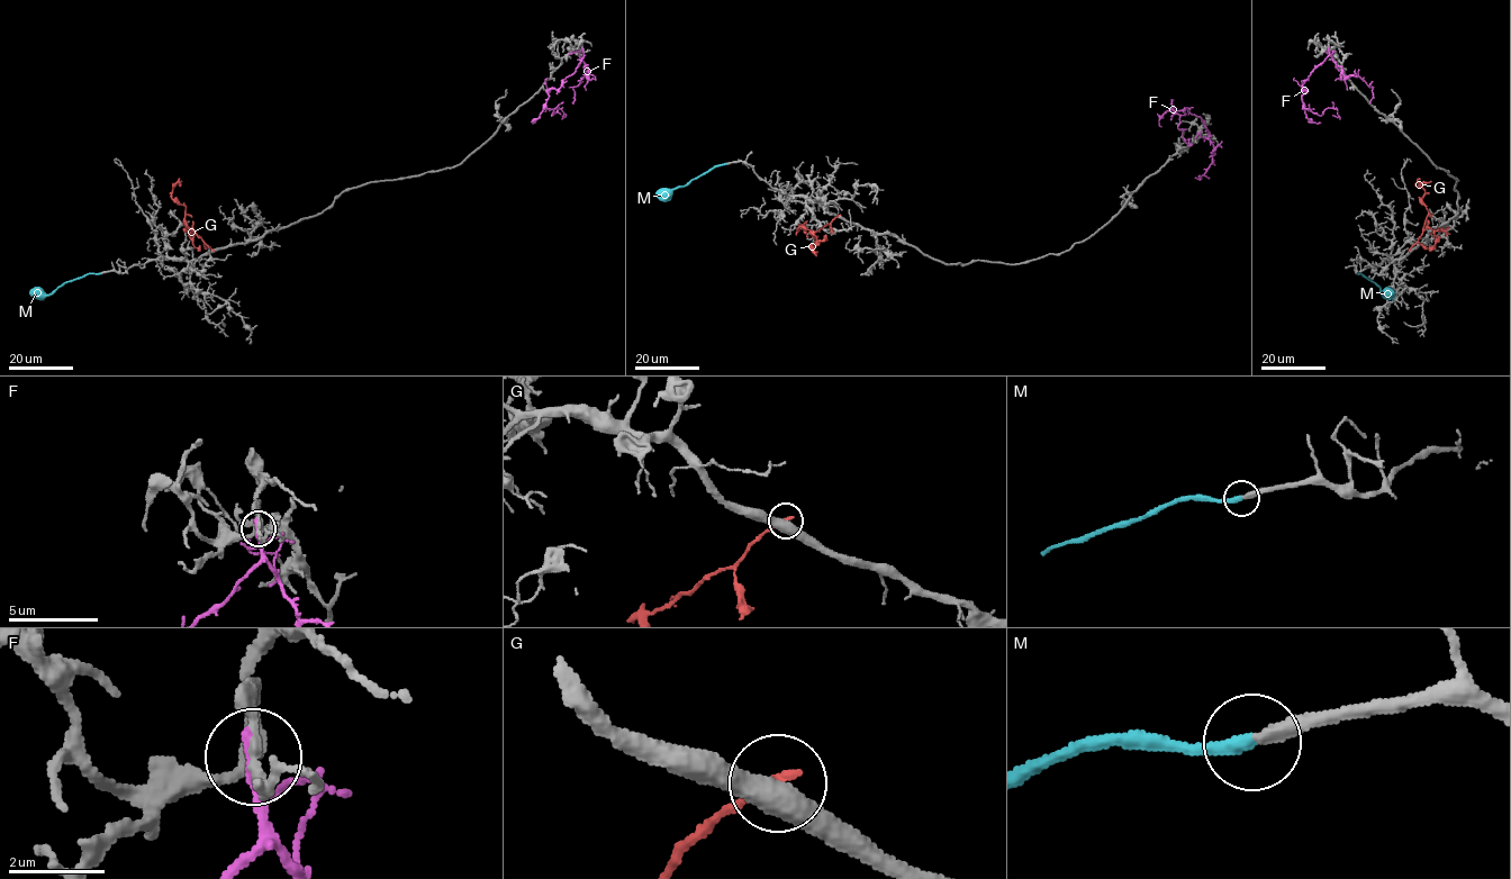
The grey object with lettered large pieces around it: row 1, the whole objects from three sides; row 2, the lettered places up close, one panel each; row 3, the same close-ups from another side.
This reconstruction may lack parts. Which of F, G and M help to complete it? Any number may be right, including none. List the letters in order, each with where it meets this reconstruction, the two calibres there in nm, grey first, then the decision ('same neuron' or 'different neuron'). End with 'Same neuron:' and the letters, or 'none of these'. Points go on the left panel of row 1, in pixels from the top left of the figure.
F: (582, 50) | 190/320 nm | different neuron
G: (213, 250) | 500/200 nm | different neuron
M: (100, 273) | 320/320 nm | different neuron
Same neuron: none of these

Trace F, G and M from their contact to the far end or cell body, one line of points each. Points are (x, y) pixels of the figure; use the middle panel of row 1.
F: (1209, 134), (1200, 117), (1187, 108), (1174, 108), (1183, 137), (1192, 145), (1190, 138)
G: (839, 216), (812, 234), (799, 227), (798, 230), (802, 227), (807, 237)
M: (725, 163), (714, 166), (686, 184), (661, 189), (656, 196)

